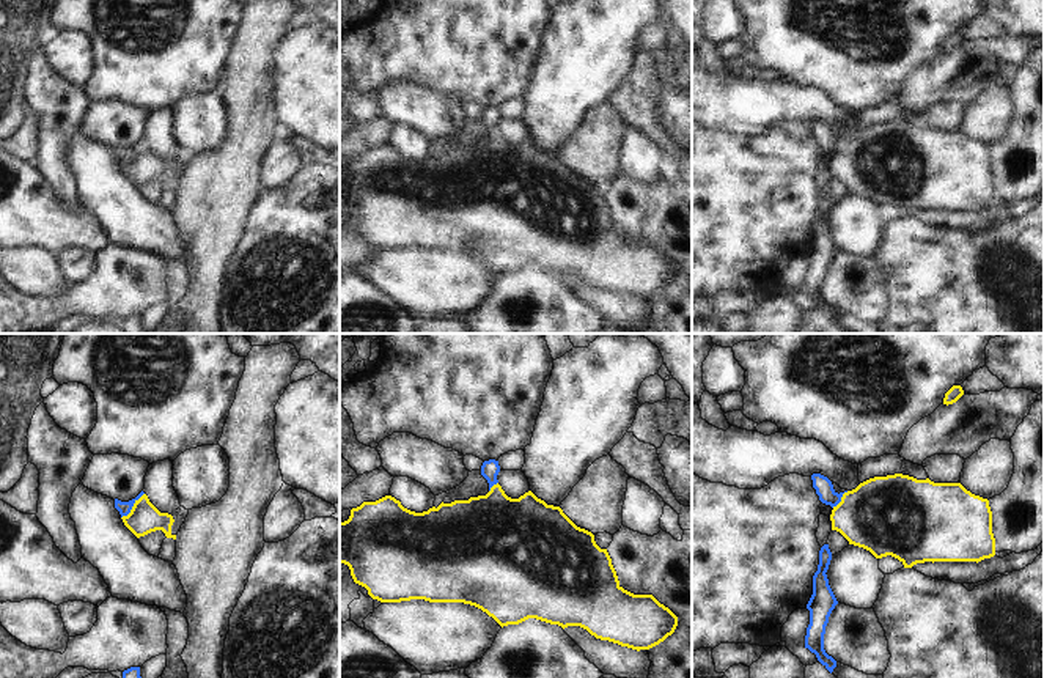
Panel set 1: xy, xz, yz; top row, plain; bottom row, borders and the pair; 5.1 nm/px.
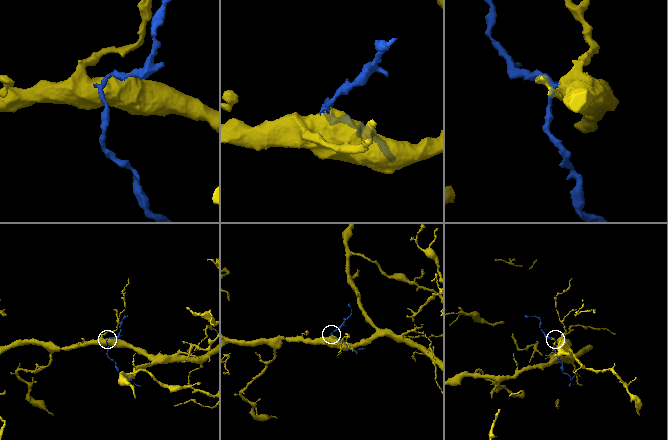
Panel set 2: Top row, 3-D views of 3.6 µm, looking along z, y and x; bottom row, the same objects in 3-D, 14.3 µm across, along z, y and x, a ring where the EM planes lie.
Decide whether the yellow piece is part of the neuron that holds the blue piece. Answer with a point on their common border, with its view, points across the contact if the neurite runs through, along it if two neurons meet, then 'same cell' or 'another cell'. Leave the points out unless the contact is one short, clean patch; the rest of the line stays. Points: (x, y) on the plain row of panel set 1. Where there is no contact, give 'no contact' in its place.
xy (132, 153) | along xy (143, 140), (121, 165) | another cell

